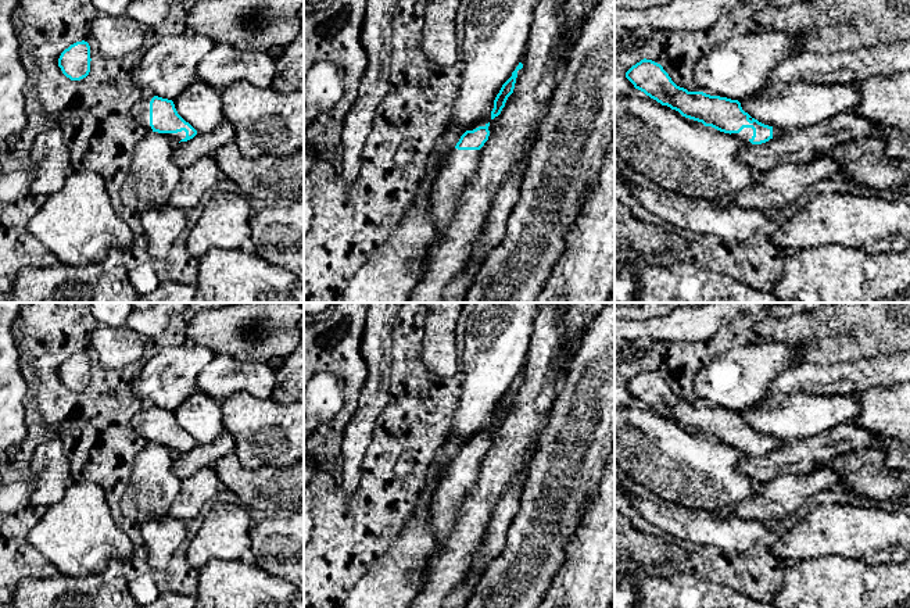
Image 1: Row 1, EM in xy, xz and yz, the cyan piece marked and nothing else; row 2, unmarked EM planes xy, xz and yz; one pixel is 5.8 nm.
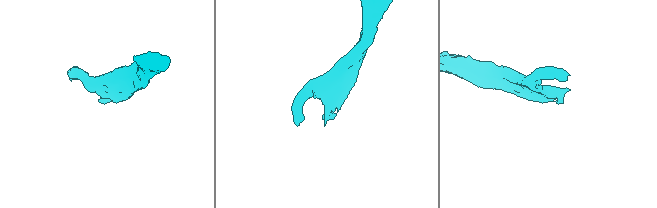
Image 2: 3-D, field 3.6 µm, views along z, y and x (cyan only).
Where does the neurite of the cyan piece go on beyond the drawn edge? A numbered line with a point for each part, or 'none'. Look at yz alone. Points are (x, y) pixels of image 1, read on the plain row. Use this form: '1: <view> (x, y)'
1: yz (747, 444)

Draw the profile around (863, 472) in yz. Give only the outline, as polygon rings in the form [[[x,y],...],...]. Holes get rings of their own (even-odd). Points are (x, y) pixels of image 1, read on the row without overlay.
[[[866,447],[835,458],[831,469],[841,476],[839,489],[886,507],[910,507],[910,472],[886,466],[886,455]]]

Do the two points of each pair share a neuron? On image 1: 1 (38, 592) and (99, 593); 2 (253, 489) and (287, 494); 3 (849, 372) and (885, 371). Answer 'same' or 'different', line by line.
1: same
2: same
3: same

